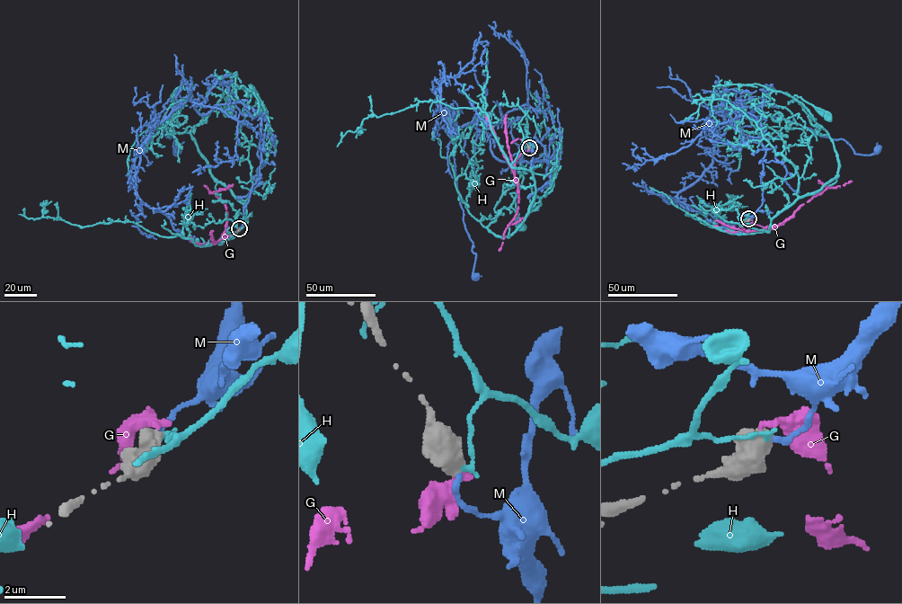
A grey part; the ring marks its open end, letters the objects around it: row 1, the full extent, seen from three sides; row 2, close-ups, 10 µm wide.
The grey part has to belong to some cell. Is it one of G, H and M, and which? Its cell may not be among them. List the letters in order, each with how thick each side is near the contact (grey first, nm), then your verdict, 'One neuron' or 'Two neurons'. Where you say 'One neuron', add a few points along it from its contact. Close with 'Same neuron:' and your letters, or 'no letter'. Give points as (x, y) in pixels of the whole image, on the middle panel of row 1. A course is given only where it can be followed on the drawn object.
G: Thickness 600 nm (grey) against 220 nm. One neuron. Its course: (529, 147), (515, 163), (514, 175), (518, 199), (517, 212), (506, 228), (499, 251)
H: Thickness 550 nm (grey) against 160 nm. Two neurons
M: Thickness 550 nm (grey) against 170 nm. Two neurons
Same neuron: G

